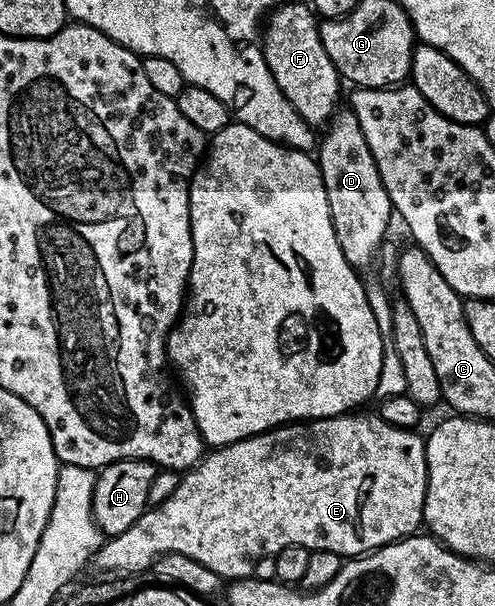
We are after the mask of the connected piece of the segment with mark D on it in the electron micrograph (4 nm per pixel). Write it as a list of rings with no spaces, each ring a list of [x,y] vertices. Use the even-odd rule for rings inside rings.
[[[339,108],[326,122],[324,132],[316,145],[316,160],[322,172],[336,243],[340,243],[340,251],[344,251],[344,259],[350,265],[363,267],[377,255],[386,237],[392,218],[390,196],[380,179],[376,159],[372,159],[372,147],[364,139],[364,127],[360,127],[360,119],[356,119],[353,109]]]

